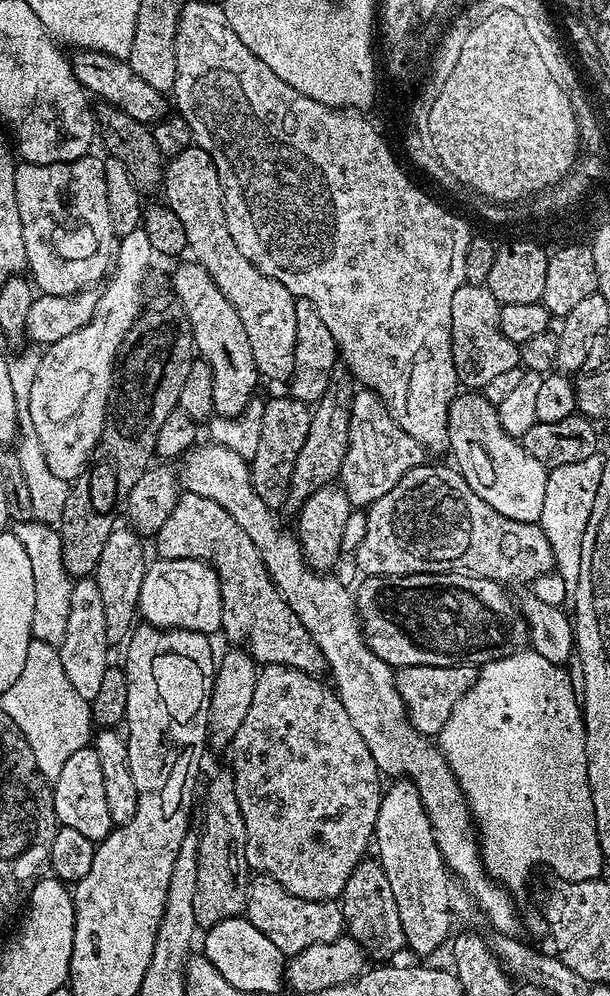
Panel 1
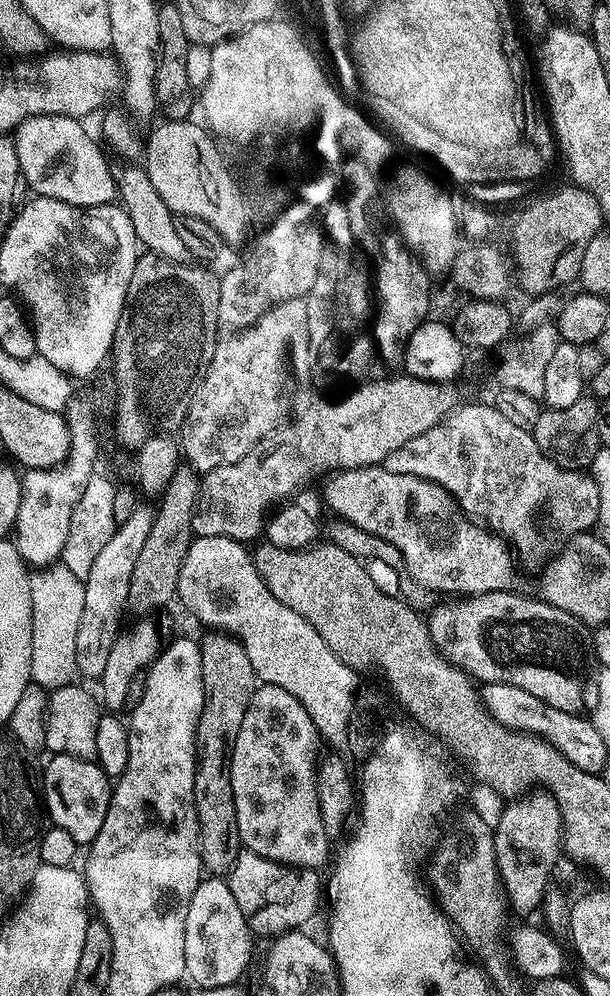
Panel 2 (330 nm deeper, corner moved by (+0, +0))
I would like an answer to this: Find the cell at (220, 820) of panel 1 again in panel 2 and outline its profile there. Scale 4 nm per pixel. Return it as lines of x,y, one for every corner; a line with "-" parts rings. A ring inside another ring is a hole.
208,630
199,645
204,705
196,727
194,802
200,827
200,857
209,873
226,874
242,851
238,810
234,810
234,790
230,786
232,751
258,681
254,666
250,666
250,657
235,636
224,630

